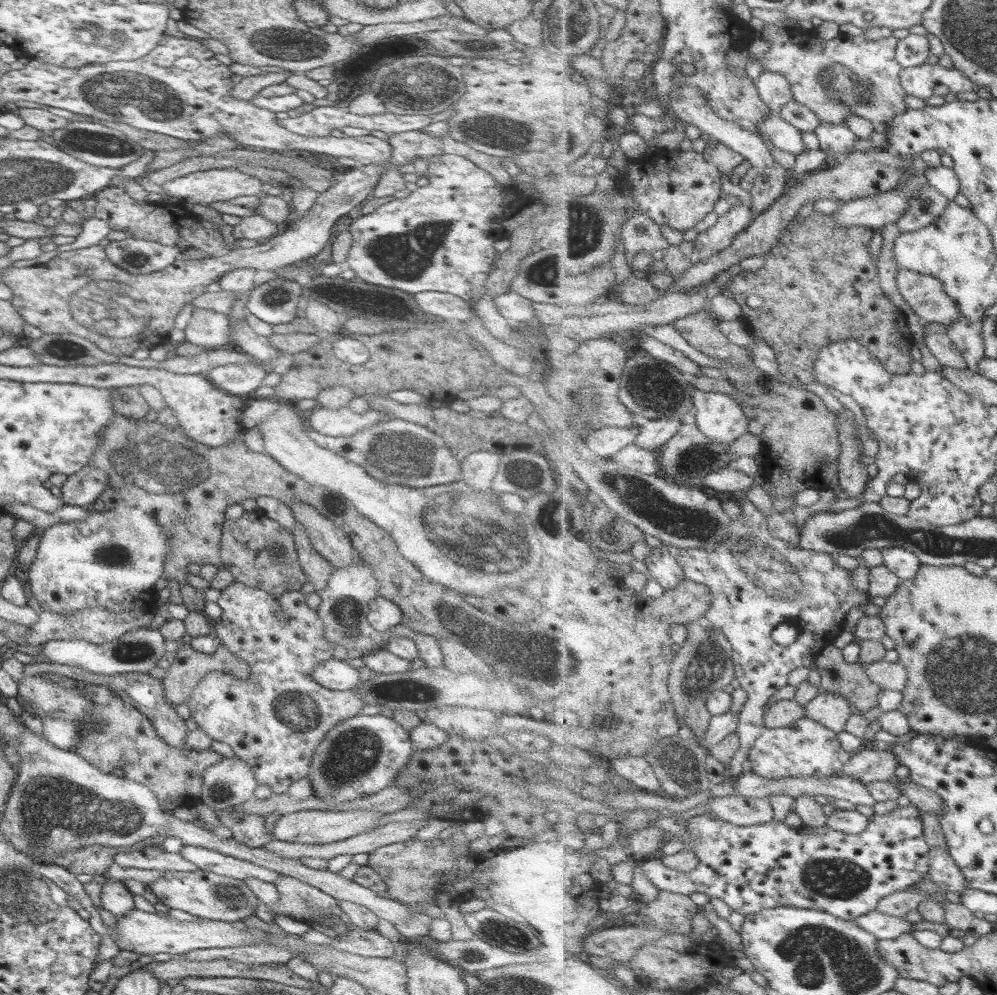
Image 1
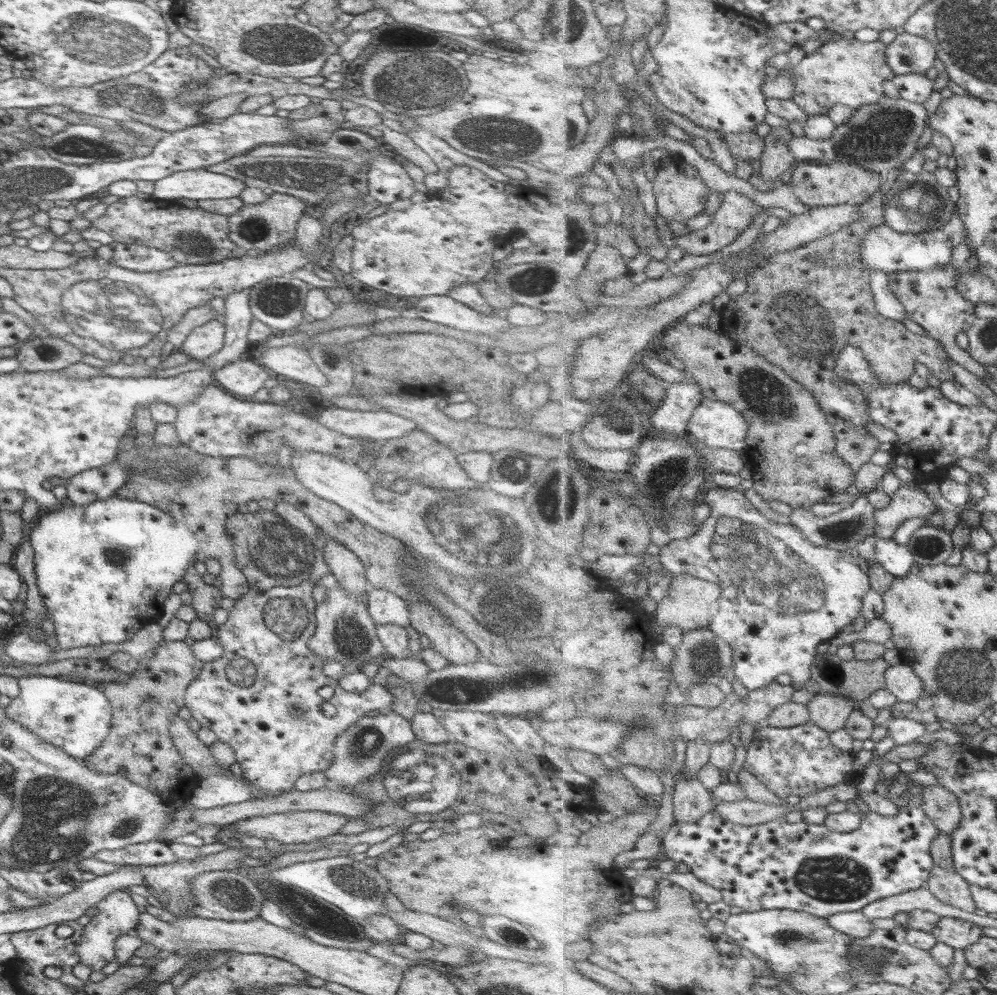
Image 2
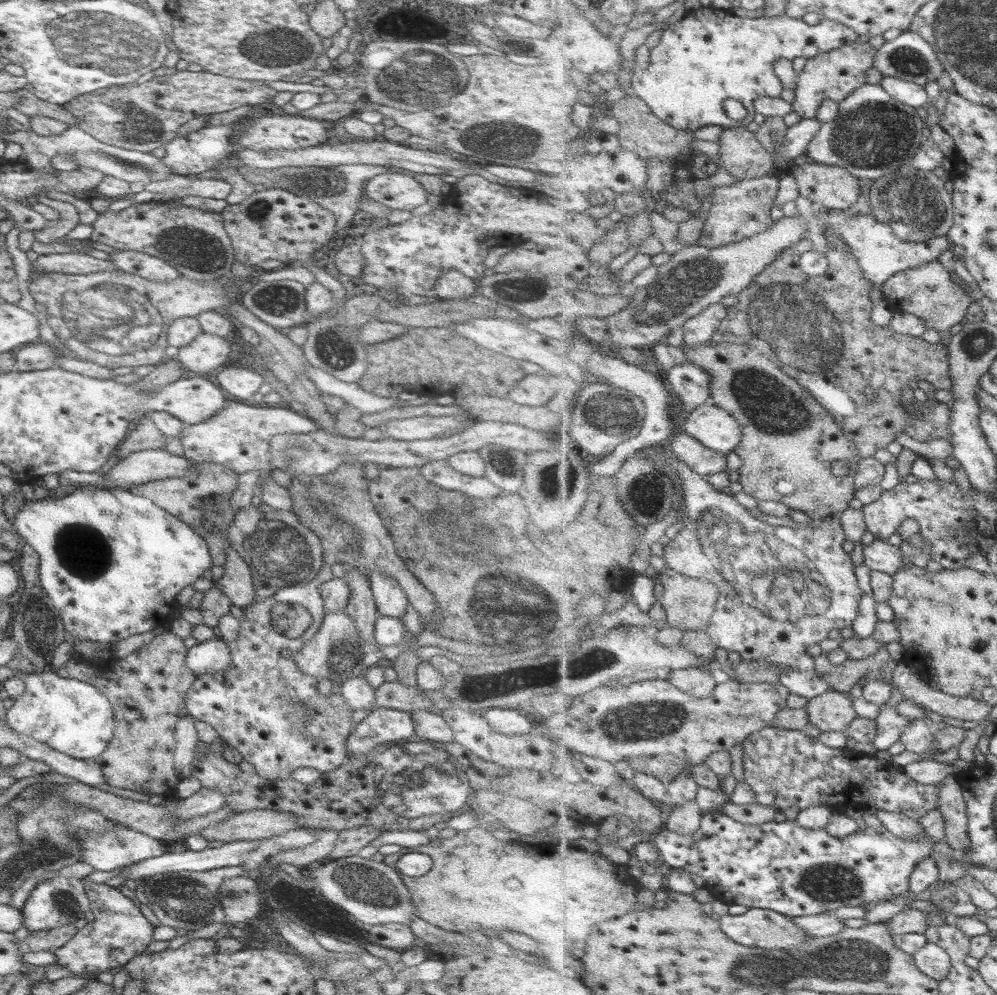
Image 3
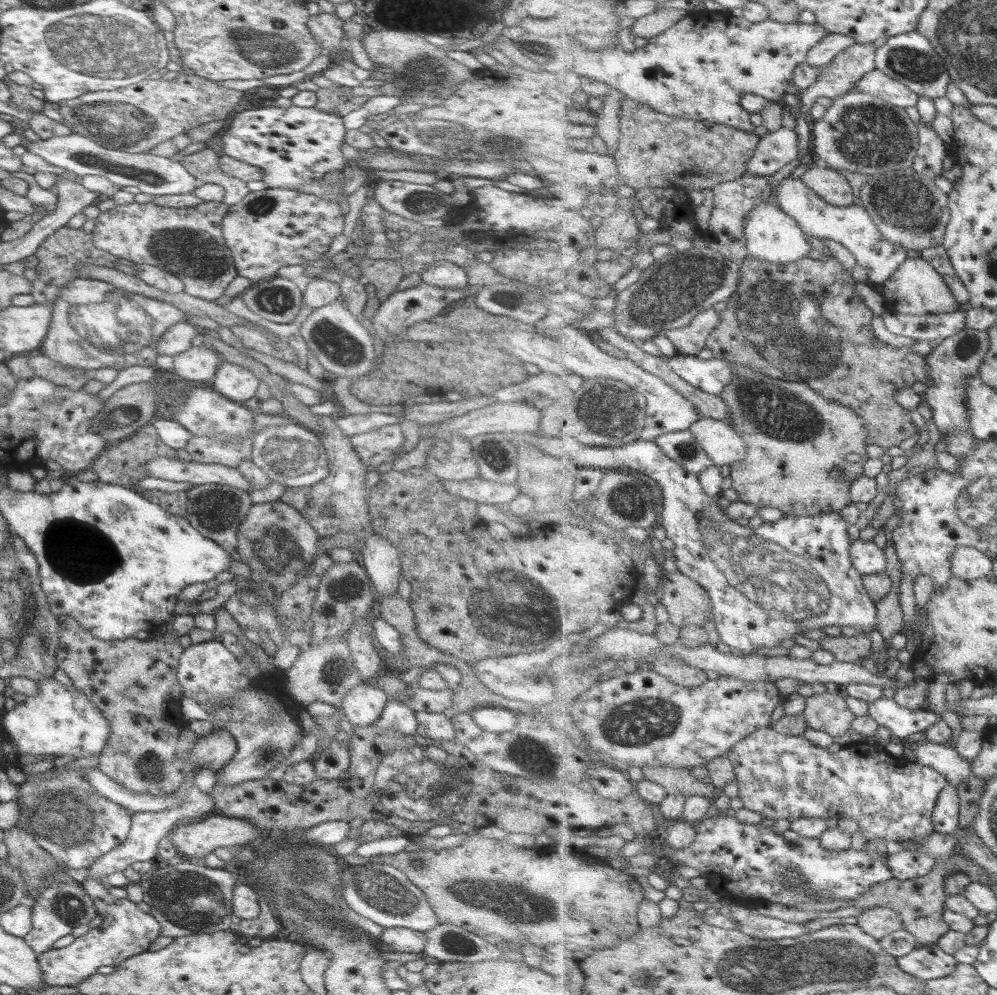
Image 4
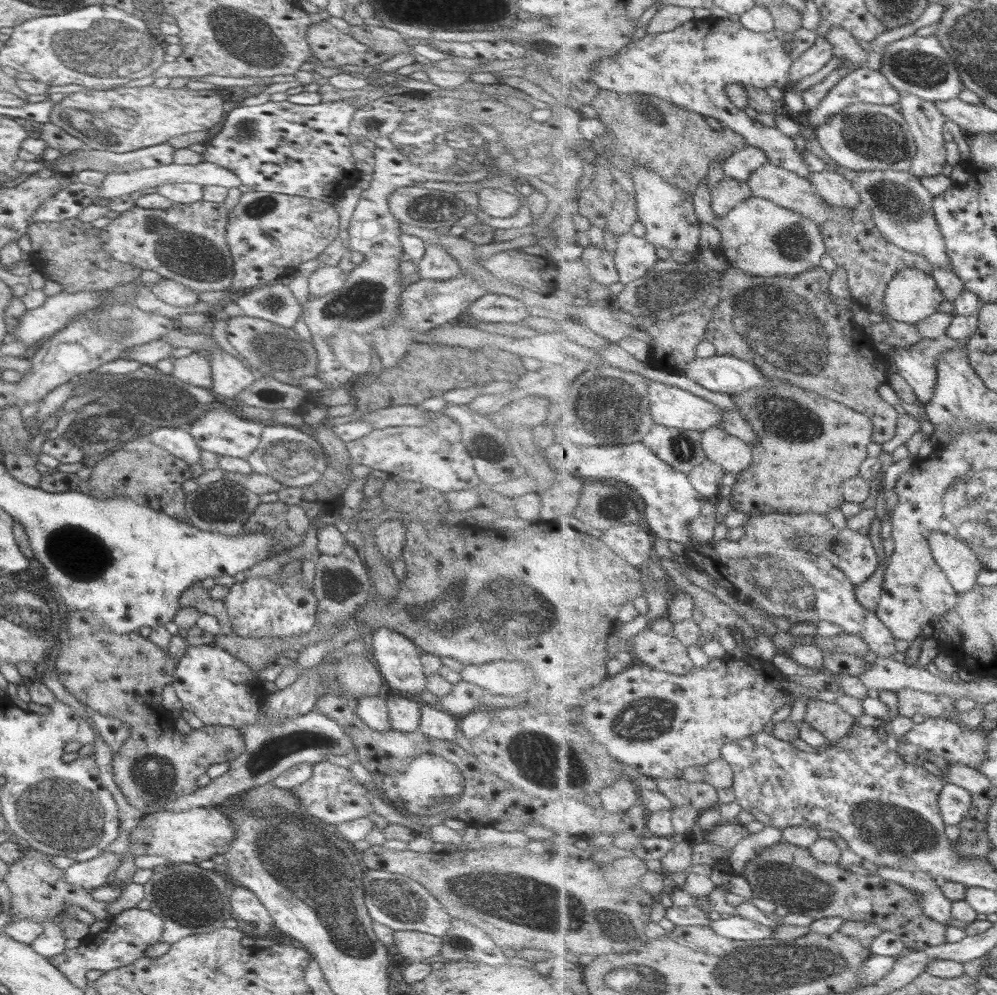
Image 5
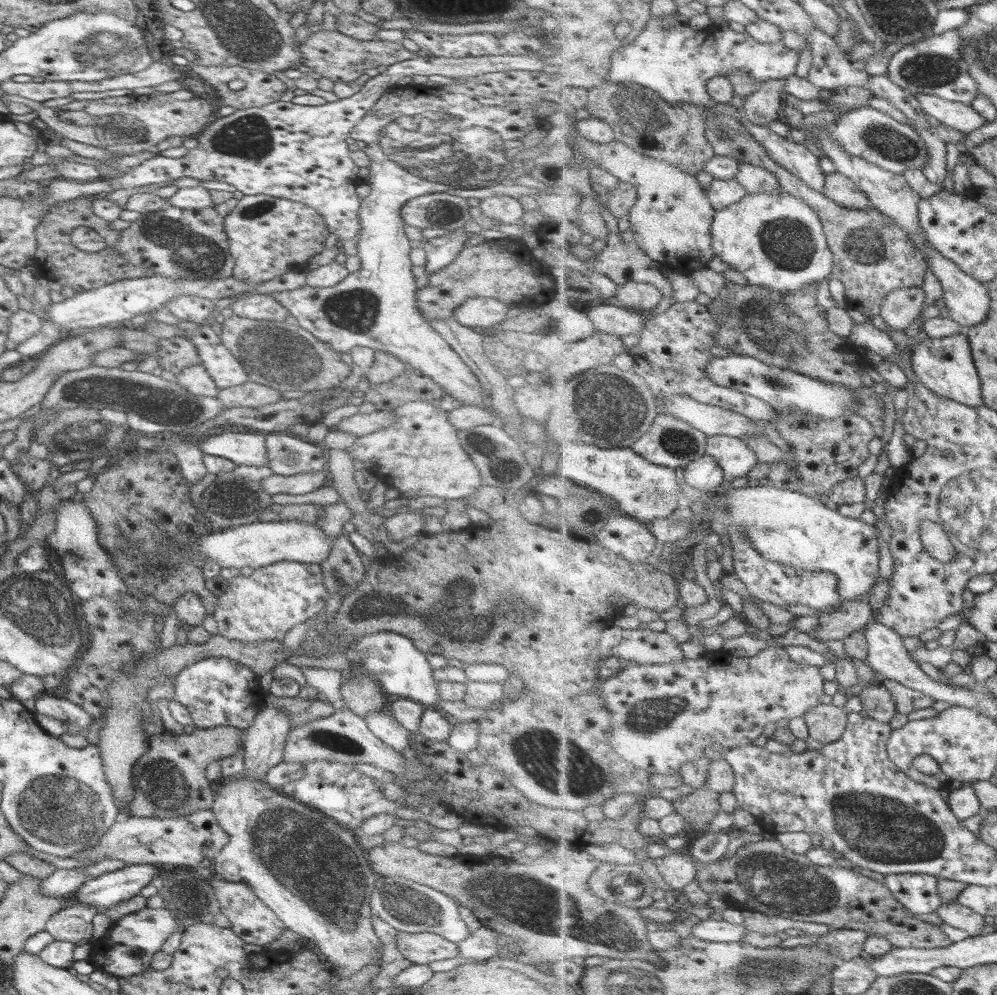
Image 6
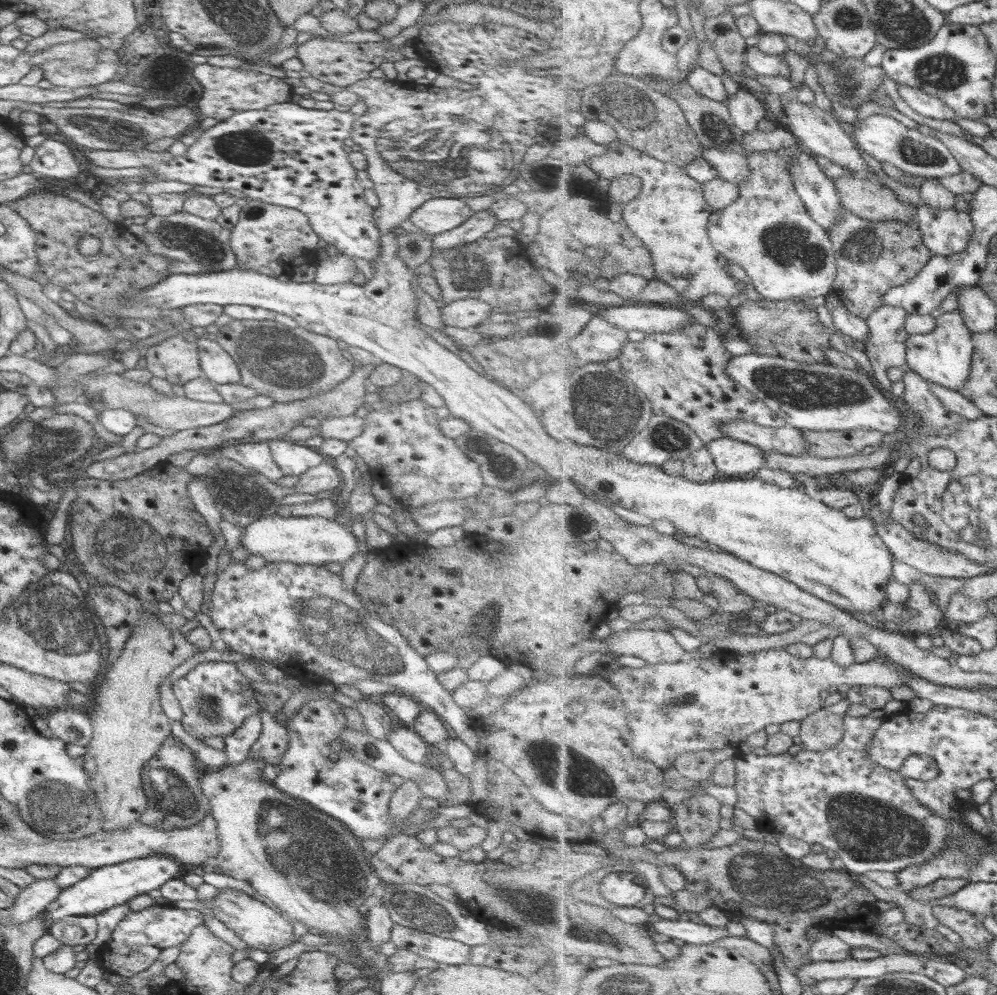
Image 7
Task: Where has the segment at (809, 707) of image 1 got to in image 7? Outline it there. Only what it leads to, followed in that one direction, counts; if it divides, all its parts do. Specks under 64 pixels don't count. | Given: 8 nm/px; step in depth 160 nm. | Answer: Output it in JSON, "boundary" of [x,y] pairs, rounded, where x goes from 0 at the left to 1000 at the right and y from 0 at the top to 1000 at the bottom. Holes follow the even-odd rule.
{"boundary":[[[824,710],[804,725],[801,742],[805,752],[821,756],[842,749],[848,735],[846,719],[838,718]]]}

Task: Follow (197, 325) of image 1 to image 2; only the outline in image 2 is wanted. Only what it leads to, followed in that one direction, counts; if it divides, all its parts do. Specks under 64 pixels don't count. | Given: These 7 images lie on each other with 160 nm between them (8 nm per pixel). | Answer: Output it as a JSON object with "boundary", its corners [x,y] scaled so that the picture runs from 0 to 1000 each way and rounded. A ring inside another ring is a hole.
{"boundary":[[[218,321],[209,322],[194,330],[178,352],[191,362],[204,364],[224,348],[224,337],[225,326]]]}

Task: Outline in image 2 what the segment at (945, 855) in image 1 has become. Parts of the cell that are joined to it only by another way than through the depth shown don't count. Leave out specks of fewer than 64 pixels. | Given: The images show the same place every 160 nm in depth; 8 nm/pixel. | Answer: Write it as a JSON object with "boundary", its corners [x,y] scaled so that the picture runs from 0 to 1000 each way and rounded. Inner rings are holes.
{"boundary":[[[939,868],[930,891],[948,909],[958,910],[974,917],[978,917],[978,913],[980,913],[973,888],[960,875],[950,874]]]}

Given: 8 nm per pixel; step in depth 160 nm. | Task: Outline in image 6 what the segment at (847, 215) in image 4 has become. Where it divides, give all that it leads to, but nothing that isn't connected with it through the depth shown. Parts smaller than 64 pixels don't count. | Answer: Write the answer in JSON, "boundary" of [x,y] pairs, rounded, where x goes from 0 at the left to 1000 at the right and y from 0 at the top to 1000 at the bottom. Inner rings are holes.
{"boundary":[[[742,162],[738,180],[747,188],[750,196],[777,195],[784,190],[782,181],[777,177],[777,174],[755,164]]]}

